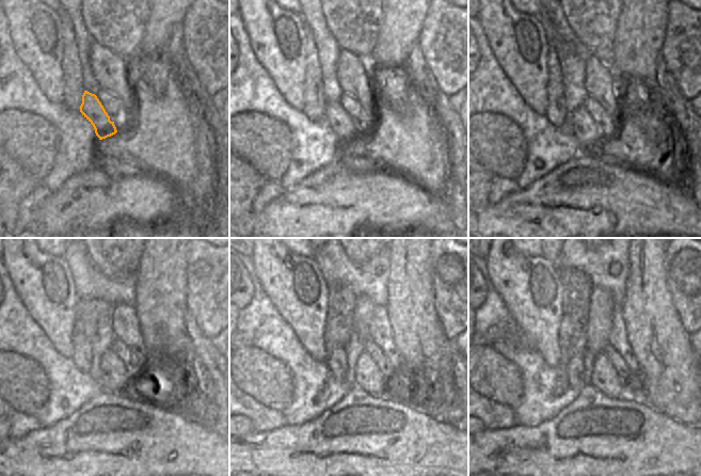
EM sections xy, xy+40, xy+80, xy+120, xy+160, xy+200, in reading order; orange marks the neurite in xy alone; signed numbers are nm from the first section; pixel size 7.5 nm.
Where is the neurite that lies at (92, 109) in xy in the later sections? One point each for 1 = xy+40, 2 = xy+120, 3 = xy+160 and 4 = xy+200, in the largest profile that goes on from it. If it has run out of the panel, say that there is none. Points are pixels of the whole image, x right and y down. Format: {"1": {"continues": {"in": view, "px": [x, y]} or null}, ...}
{"1": {"continues": {"in": "xy+40", "px": [339, 121]}}, "2": {"continues": {"in": "xy+120", "px": [113, 377]}}, "3": {"continues": {"in": "xy+160", "px": [368, 378]}}, "4": {"continues": {"in": "xy+200", "px": [604, 378]}}}

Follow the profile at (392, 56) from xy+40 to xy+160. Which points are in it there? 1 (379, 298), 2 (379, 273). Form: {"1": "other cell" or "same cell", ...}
{"1": "other cell", "2": "other cell"}

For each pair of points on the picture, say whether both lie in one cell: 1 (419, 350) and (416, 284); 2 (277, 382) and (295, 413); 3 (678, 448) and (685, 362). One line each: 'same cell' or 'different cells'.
1: same cell
2: different cells
3: different cells

